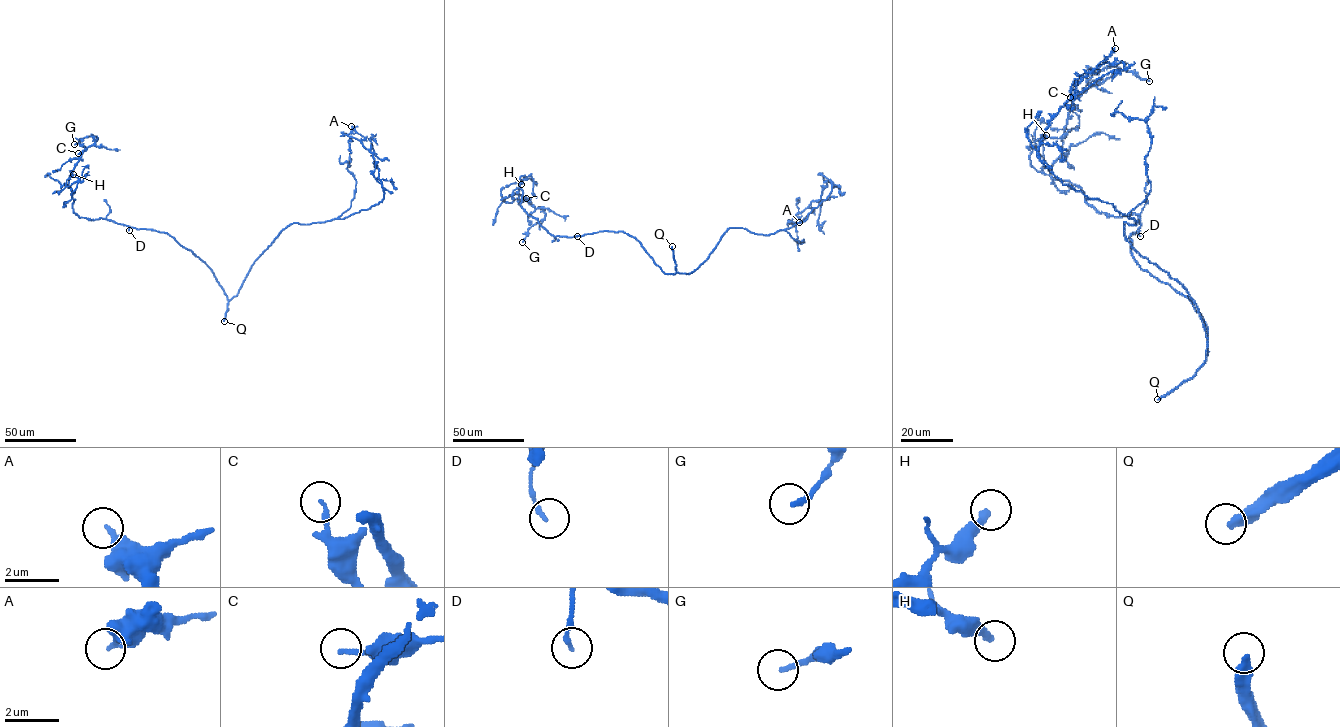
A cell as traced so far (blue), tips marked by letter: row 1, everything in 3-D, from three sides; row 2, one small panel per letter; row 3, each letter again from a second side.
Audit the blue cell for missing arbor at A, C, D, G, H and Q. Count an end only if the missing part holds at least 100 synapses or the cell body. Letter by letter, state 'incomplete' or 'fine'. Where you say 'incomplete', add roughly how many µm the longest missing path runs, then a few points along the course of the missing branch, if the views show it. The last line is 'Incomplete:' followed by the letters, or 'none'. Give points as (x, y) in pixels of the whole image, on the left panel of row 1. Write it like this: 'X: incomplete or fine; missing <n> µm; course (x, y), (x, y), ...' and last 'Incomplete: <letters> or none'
A: fine
C: fine
D: fine
G: fine
H: fine
Q: incomplete; missing 150 µm; course (224, 321), (210, 330), (222, 314), (219, 285), (220, 253), (211, 210)
Incomplete: Q

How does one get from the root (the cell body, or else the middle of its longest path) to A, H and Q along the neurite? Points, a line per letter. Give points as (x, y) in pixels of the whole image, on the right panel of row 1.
A: (1207, 350), (1188, 291), (1125, 237), (1137, 222), (1039, 155), (1115, 48)
H: (1207, 350), (1193, 303), (1135, 261), (1139, 217), (1099, 213), (1031, 165), (1046, 135)
Q: (1207, 350), (1205, 363), (1193, 376), (1157, 399)

